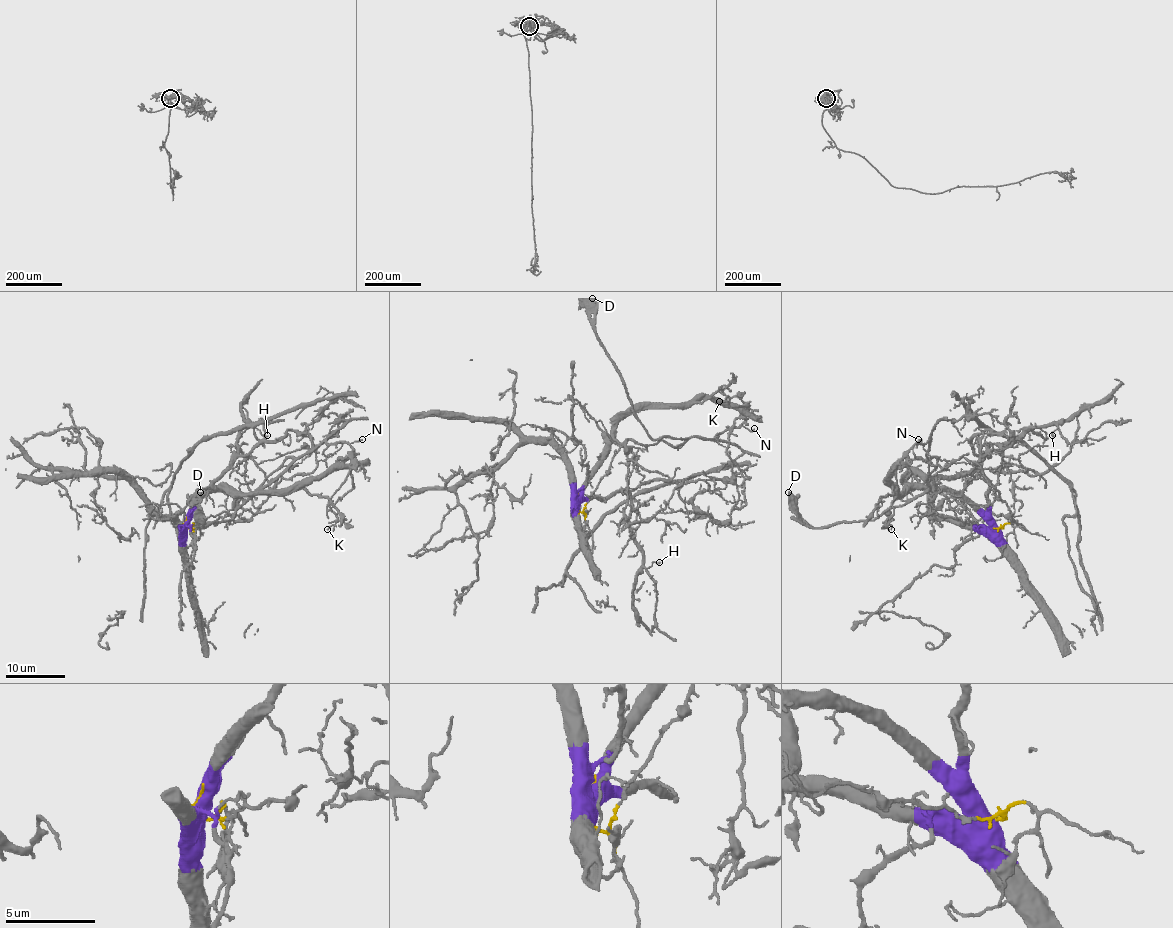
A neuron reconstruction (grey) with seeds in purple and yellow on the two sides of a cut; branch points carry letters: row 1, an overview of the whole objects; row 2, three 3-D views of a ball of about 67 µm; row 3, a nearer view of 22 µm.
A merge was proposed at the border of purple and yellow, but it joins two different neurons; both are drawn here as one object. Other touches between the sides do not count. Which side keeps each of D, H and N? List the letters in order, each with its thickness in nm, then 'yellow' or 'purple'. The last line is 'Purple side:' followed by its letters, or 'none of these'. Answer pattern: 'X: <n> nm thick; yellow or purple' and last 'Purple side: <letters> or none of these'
D: 500 nm thick; yellow
H: 120 nm thick; purple
N: 140 nm thick; yellow
Purple side: H

